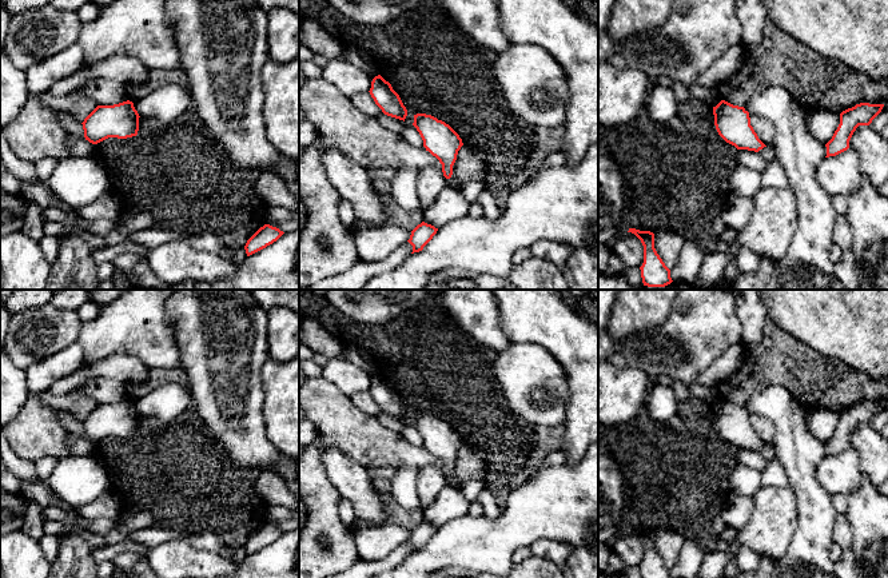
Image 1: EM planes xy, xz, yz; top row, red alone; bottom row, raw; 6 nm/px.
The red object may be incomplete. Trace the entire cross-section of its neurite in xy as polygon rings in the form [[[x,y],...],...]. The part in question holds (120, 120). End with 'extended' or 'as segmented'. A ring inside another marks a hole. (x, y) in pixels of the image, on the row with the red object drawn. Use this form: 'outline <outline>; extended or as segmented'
outline [[[127,100],[114,105],[97,105],[81,123],[84,137],[97,144],[108,137],[127,139],[138,135],[139,113]]]; as segmented

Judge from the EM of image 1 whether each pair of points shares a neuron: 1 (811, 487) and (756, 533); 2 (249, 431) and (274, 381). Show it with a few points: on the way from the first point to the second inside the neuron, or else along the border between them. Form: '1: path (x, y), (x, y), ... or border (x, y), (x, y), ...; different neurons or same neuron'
1: border (791, 485), (796, 499), (796, 530); different neurons
2: border (261, 373), (263, 383), (263, 426), (267, 434); different neurons

